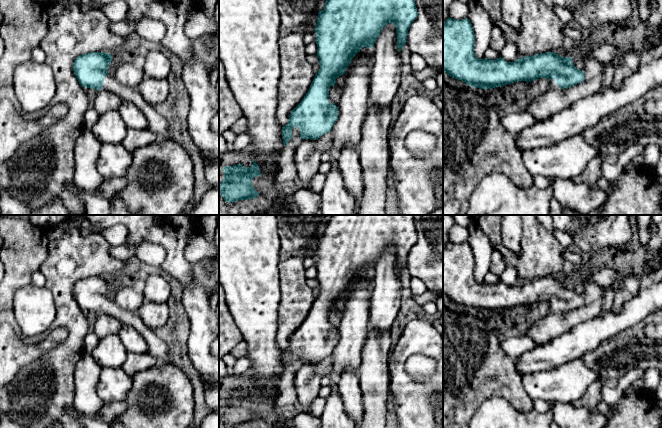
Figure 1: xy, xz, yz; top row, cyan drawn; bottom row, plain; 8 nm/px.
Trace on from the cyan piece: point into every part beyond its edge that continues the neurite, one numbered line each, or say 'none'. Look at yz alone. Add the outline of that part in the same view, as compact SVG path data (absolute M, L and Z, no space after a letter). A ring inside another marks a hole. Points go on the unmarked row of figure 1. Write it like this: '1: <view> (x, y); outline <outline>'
1: yz (552, 309); outline M552 302L550 305L549 305L549 312L550 313L554 313L554 314L562 314L557 307L554 306L554 302Z

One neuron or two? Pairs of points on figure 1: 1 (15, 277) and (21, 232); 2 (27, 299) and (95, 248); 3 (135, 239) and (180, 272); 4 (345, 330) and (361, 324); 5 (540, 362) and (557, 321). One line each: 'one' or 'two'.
1: one
2: two
3: one
4: one
5: two

